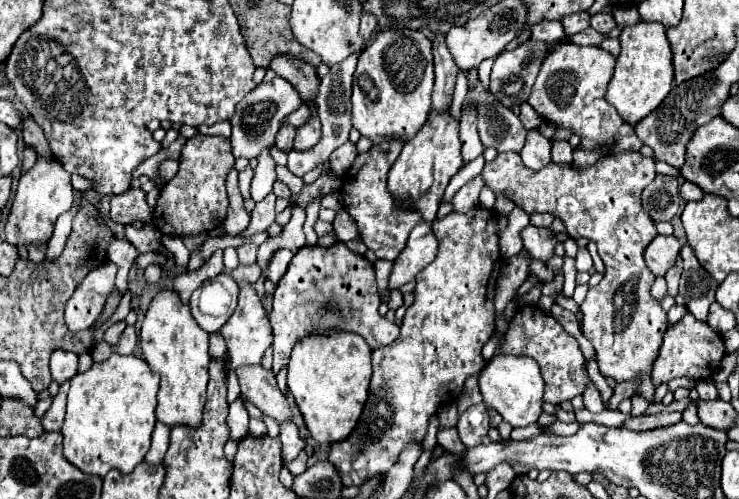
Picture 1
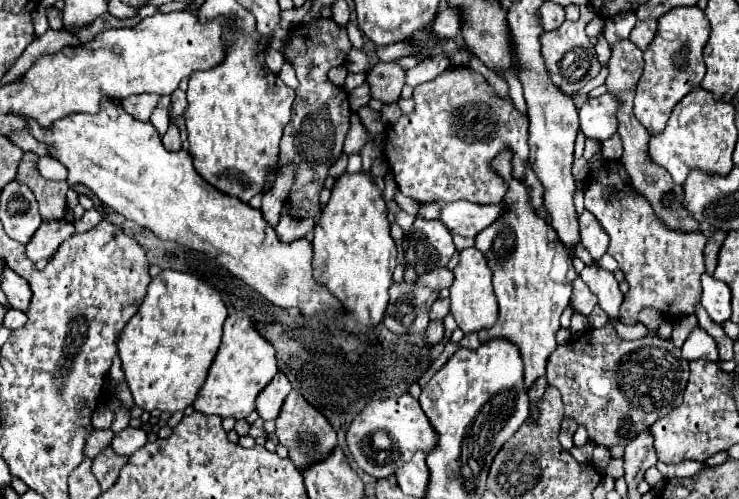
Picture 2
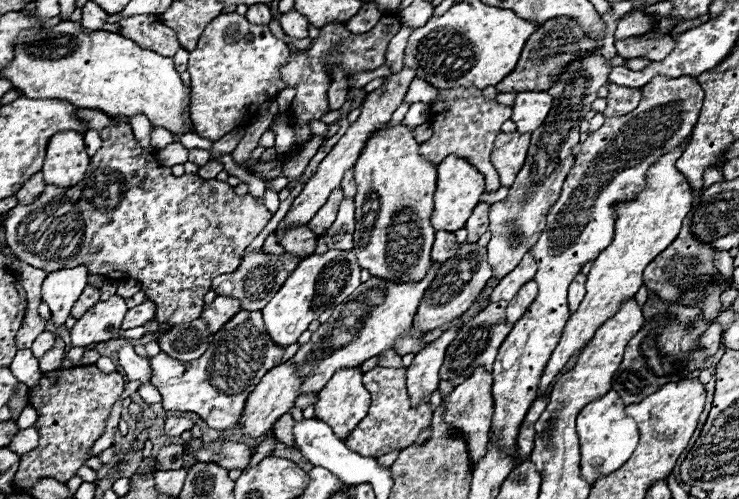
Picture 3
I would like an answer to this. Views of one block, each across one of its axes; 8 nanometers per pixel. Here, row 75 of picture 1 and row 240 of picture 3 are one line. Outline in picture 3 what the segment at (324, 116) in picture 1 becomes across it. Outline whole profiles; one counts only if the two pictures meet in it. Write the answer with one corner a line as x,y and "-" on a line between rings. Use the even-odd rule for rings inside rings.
342,200
336,222
326,232
328,248
336,246
340,250
352,250
352,234
354,234
354,202

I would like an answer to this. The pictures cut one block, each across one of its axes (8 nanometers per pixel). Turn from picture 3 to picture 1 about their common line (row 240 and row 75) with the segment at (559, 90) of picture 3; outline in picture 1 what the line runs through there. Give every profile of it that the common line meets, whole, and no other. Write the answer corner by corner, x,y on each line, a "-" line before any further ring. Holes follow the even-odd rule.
528,40
512,52
496,56
490,72
490,92
504,106
512,108
528,100
536,74
544,62
546,44

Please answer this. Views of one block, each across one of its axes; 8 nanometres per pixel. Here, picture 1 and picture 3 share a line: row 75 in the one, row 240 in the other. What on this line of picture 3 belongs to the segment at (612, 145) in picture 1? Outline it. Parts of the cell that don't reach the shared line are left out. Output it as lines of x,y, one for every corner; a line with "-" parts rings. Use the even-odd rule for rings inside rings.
654,76
644,88
642,88
642,100
636,110
632,110
626,116
606,118
600,130
592,132
586,142
582,142
582,152
576,156
576,162
572,166
572,172
568,174
562,194
558,202
552,206
552,210
546,216
546,230
540,234
536,246
532,246
534,258
538,260
538,272
536,272
536,284
538,284
538,296
528,308
528,312
516,322
512,332
506,336
498,350
498,358
494,362
494,418
492,418
492,430
496,440
500,440
504,450
512,454
516,464
520,460
516,458
516,430
520,430
520,422
524,420
524,414
528,412
528,406
538,398
536,394
536,378
540,378
540,370
544,368
544,362
548,362
552,350
556,348
556,342
560,340
560,334
564,330
564,324
570,318
570,308
566,300
566,290
574,276
582,270
582,266
600,254
600,250
608,248
614,238
614,224
616,224
616,206
620,202
634,200
644,188
646,188
646,172
648,168
670,150
684,144
684,138
692,134
692,128
696,124
696,118
702,110
704,102
704,90
702,86
690,78
668,78
668,76

